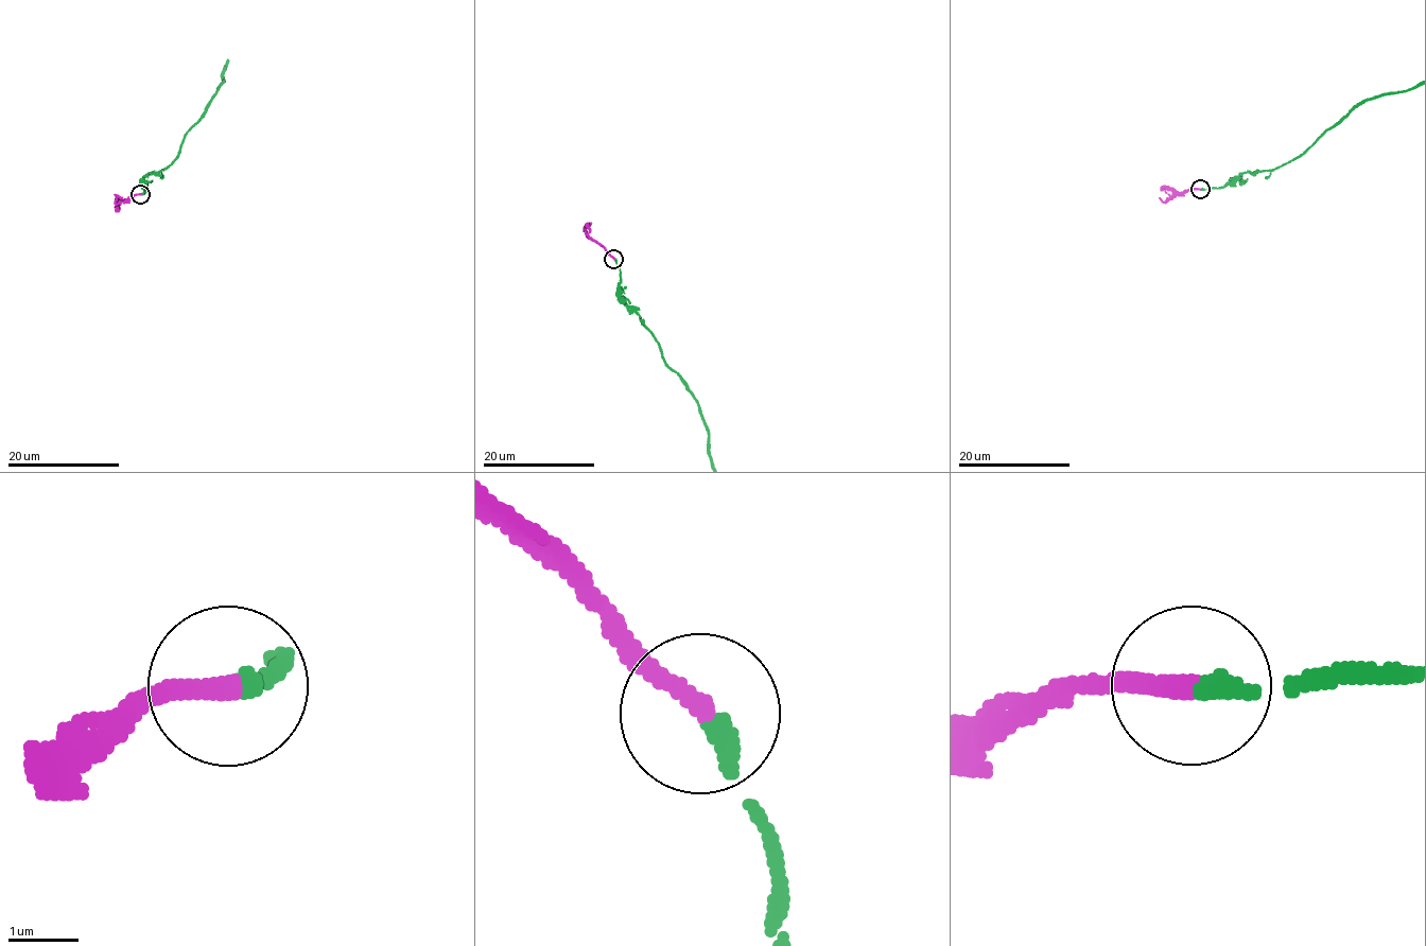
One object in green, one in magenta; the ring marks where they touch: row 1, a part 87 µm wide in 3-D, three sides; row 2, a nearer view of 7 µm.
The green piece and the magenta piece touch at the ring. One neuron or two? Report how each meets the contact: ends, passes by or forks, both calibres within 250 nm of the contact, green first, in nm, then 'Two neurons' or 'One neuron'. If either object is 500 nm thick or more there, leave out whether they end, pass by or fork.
At the ring green ends. At the ring magenta ends. Thickness 280 nm (green) against 280 nm. One neuron

